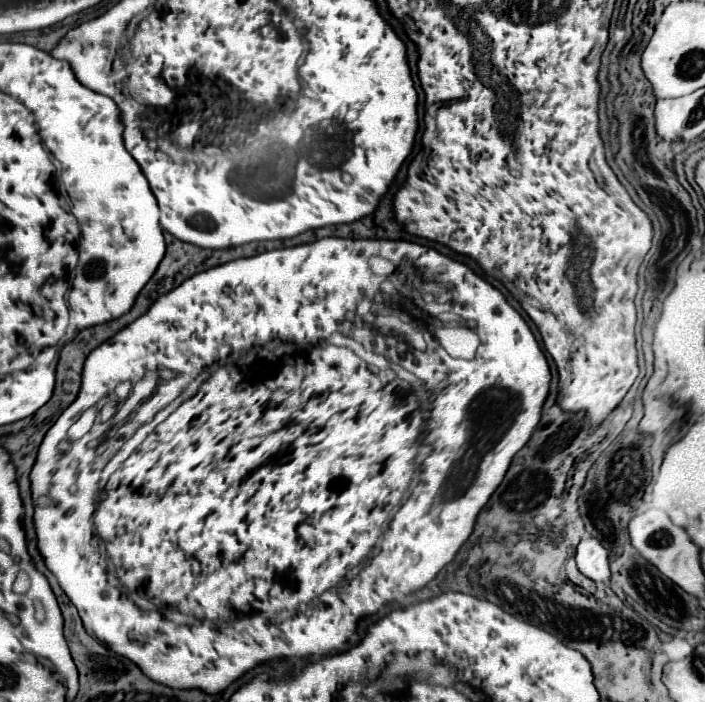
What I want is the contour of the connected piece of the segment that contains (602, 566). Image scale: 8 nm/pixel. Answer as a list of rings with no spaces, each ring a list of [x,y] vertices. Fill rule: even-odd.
[[[586,536],[578,544],[576,552],[578,568],[584,576],[588,576],[594,582],[610,582],[610,562],[608,562],[608,550],[594,538]]]

